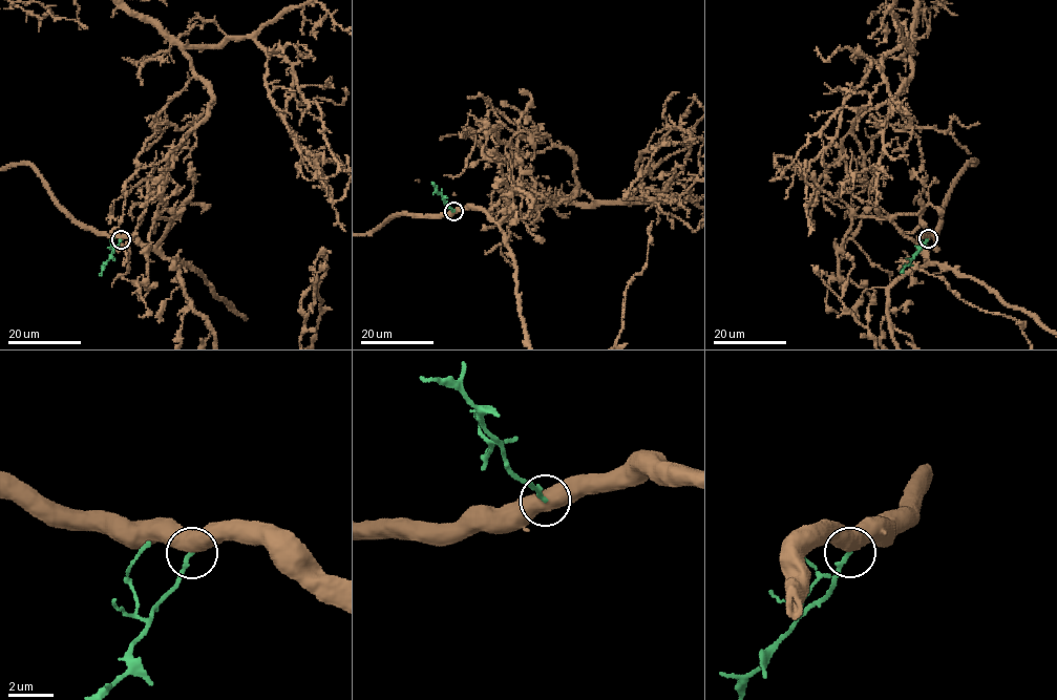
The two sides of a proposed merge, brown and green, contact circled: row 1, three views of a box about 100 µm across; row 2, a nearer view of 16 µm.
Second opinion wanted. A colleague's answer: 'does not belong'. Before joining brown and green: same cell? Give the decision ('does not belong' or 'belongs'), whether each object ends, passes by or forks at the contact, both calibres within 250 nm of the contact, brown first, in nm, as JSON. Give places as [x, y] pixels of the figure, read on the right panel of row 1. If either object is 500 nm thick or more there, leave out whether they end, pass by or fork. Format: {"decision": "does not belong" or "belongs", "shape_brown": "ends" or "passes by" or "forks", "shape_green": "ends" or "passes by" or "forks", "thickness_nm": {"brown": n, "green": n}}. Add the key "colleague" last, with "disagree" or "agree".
{"decision": "does not belong", "thickness_nm": {"brown": 650, "green": 180}, "colleague": "agree"}

